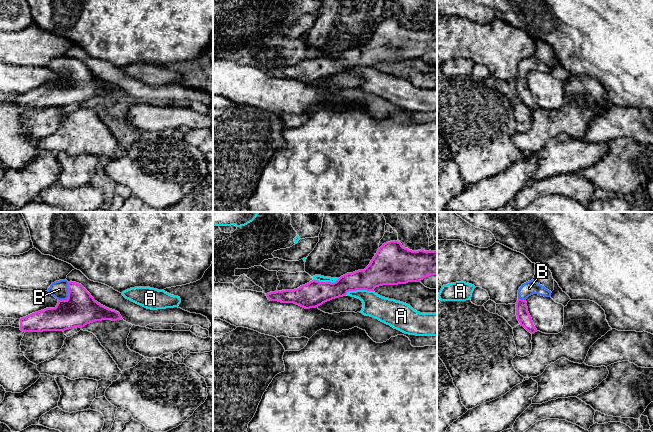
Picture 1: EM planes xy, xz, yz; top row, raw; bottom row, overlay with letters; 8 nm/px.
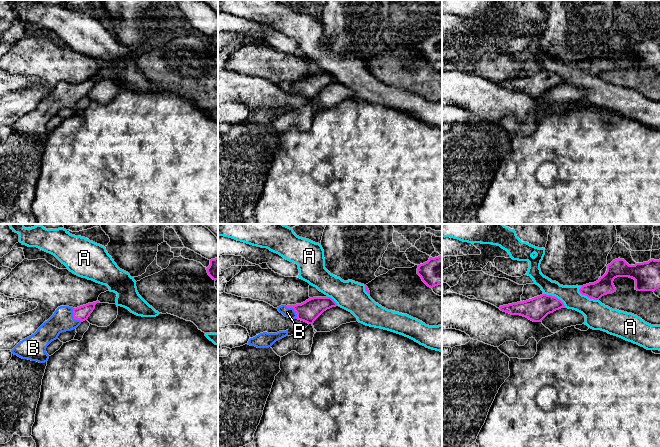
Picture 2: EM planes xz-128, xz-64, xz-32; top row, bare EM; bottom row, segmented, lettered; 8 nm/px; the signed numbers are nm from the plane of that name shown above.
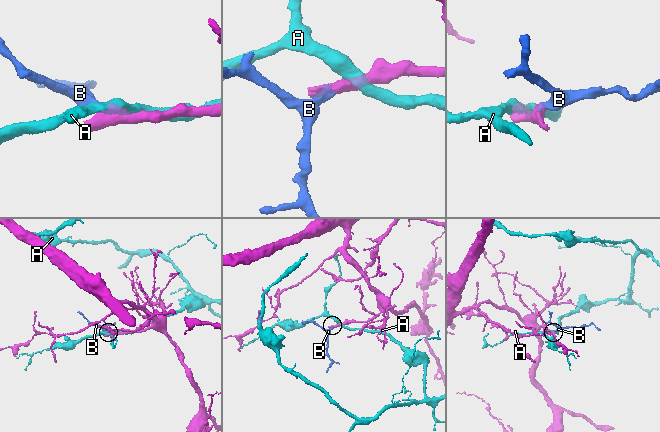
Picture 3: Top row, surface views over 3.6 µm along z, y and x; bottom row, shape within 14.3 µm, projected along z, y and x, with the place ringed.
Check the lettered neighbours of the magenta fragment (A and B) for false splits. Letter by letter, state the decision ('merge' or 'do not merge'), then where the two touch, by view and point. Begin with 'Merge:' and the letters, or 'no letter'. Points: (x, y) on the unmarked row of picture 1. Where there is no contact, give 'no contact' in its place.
Merge: B
A: do not merge; contact xz (359, 65)
B: merge; contact xy (68, 70)

